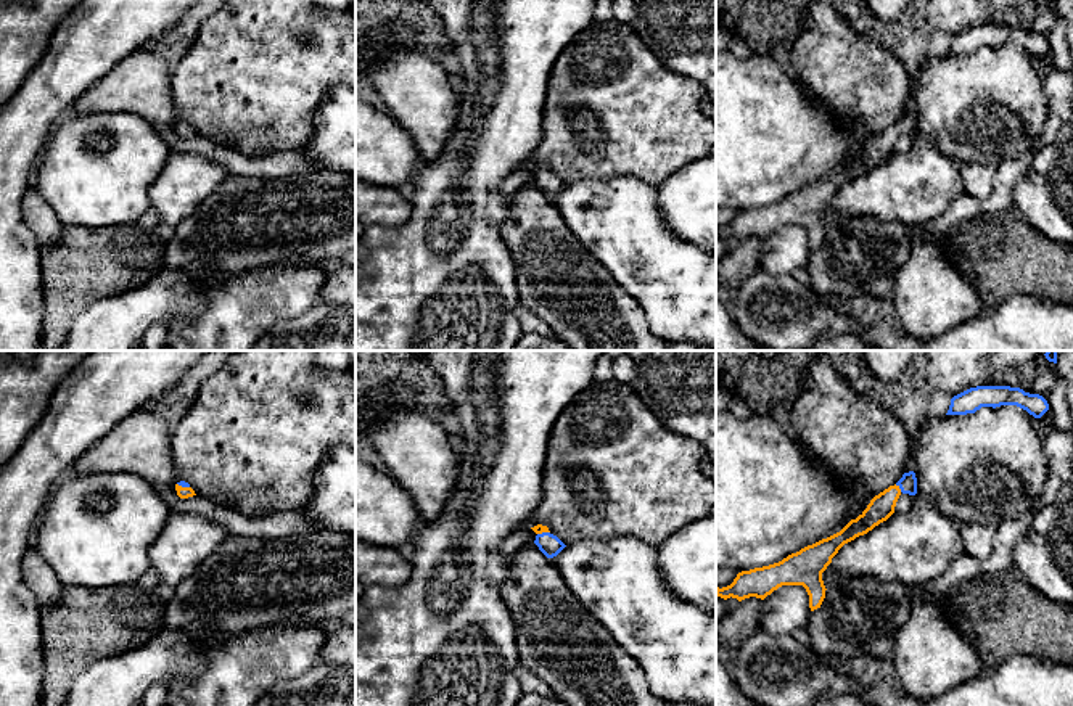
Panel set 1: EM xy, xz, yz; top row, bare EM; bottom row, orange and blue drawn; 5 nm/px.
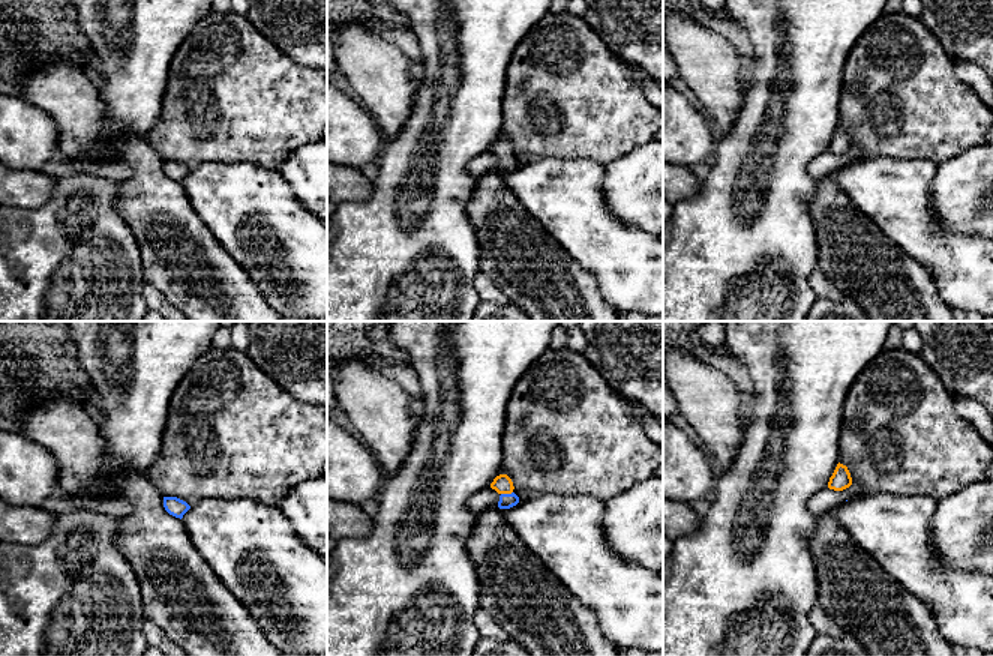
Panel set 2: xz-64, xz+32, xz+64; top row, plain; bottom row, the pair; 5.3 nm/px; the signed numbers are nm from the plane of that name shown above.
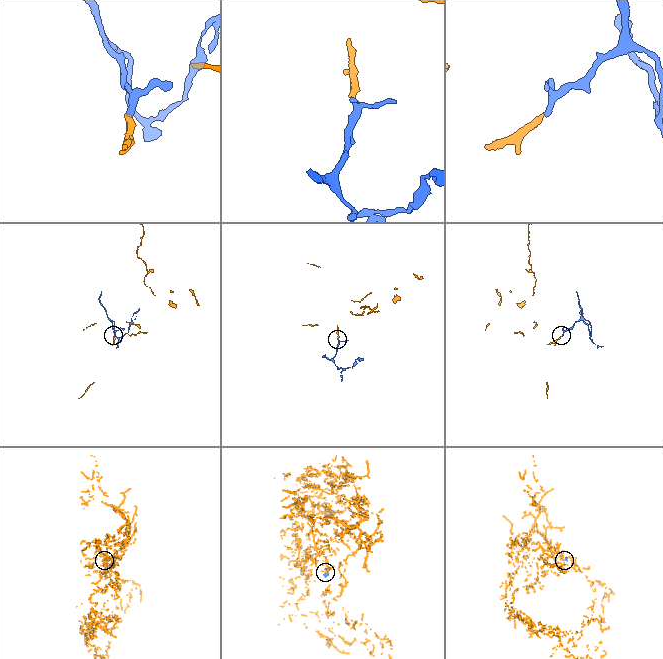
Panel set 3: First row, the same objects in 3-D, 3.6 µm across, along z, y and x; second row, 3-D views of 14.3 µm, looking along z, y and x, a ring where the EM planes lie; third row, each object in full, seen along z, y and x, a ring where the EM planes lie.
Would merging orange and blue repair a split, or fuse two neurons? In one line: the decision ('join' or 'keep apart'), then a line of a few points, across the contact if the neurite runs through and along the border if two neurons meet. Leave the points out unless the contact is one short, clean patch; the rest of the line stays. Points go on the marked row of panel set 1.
join | yz (882, 507), (898, 488), (908, 484)

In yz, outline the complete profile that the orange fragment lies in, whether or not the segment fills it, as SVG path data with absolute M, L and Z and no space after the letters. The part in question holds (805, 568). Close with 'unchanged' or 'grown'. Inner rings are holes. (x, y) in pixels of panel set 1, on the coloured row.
M914 471L904 473L894 486L875 495L867 508L840 532L808 545L779 563L738 573L730 585L716 587L716 595L724 600L732 597L738 601L750 597L764 600L782 585L803 585L809 595L811 611L820 608L827 590L822 573L832 563L832 558L845 544L886 521L894 513L901 494L917 494Z | grown

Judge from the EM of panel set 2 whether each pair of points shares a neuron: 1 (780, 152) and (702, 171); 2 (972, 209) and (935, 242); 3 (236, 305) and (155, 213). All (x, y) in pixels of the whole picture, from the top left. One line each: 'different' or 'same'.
1: different
2: different
3: same

